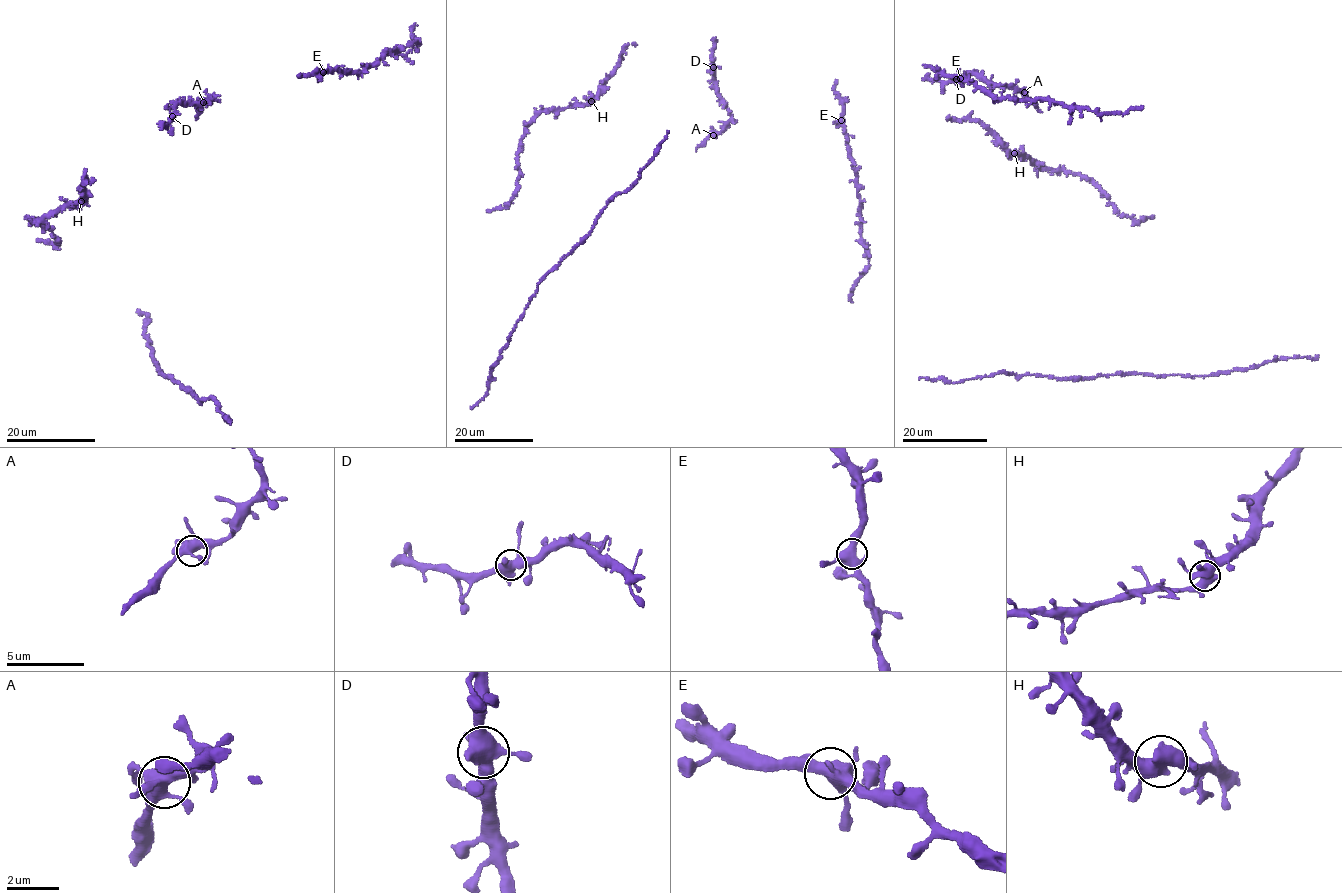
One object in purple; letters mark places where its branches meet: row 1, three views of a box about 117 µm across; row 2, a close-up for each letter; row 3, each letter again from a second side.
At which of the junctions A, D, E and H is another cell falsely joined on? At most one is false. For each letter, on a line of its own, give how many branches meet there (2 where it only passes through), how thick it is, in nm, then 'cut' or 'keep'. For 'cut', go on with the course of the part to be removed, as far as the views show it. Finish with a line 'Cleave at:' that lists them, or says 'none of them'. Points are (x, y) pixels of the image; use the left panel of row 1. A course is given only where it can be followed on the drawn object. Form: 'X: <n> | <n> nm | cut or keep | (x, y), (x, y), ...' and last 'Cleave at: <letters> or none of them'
A: 5 | 500 nm | keep
D: 5 | 480 nm | keep
E: 5 | 480 nm | keep
H: 5 | 550 nm | keep
Cleave at: none of them

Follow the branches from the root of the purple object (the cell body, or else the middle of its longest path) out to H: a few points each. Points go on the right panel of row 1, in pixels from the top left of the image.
H: (1002, 145), (1015, 153)

